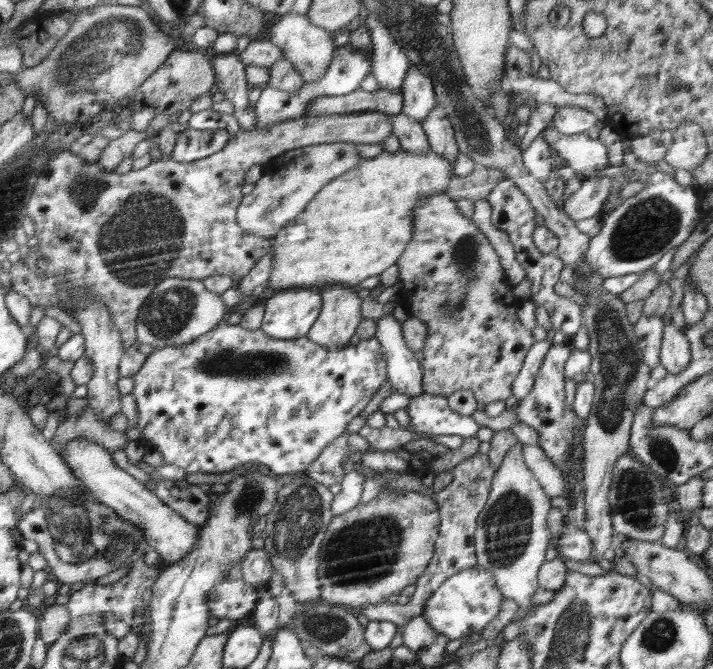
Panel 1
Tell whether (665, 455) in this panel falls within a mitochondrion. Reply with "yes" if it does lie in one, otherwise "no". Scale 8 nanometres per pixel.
yes

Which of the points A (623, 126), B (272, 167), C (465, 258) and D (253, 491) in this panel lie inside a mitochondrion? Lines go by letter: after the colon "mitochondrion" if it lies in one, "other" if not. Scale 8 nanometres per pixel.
A: other
B: other
C: mitochondrion
D: mitochondrion

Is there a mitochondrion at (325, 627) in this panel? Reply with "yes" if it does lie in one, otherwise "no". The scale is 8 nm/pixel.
yes

